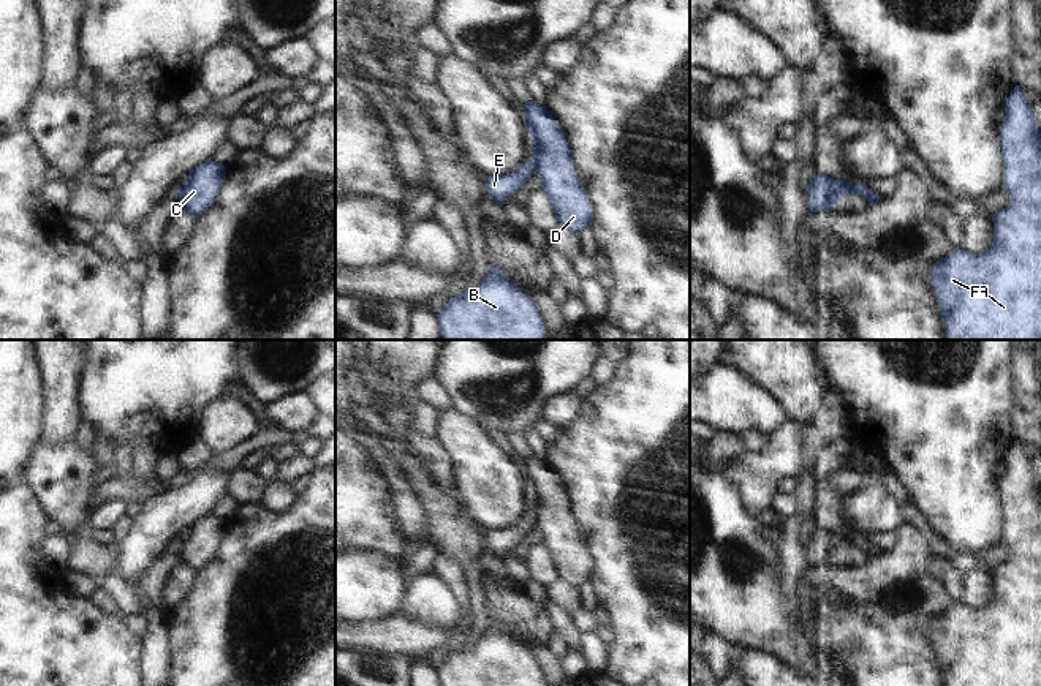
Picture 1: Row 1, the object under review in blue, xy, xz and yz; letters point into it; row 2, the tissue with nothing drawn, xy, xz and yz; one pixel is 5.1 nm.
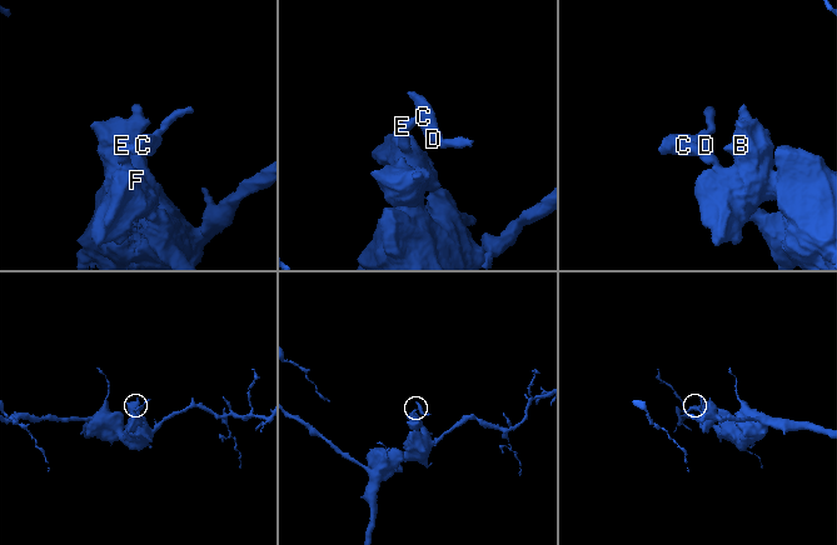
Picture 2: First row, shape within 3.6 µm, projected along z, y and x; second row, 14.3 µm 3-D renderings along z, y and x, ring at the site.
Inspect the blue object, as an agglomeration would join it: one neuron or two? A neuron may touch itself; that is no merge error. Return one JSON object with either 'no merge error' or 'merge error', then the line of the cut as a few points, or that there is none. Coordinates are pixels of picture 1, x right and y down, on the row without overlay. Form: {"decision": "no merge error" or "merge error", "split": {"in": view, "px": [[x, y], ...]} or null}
{"decision": "merge error", "split": {"in": "xz", "px": [[530, 514], [533, 520]]}}

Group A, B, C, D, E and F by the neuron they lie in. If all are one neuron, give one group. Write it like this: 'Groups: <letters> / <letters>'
Groups: A B E F / C D

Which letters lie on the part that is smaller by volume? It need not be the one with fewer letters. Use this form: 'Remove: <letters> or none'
Remove: C, D

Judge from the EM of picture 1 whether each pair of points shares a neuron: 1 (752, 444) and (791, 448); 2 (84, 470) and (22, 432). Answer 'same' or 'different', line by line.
1: different
2: different

